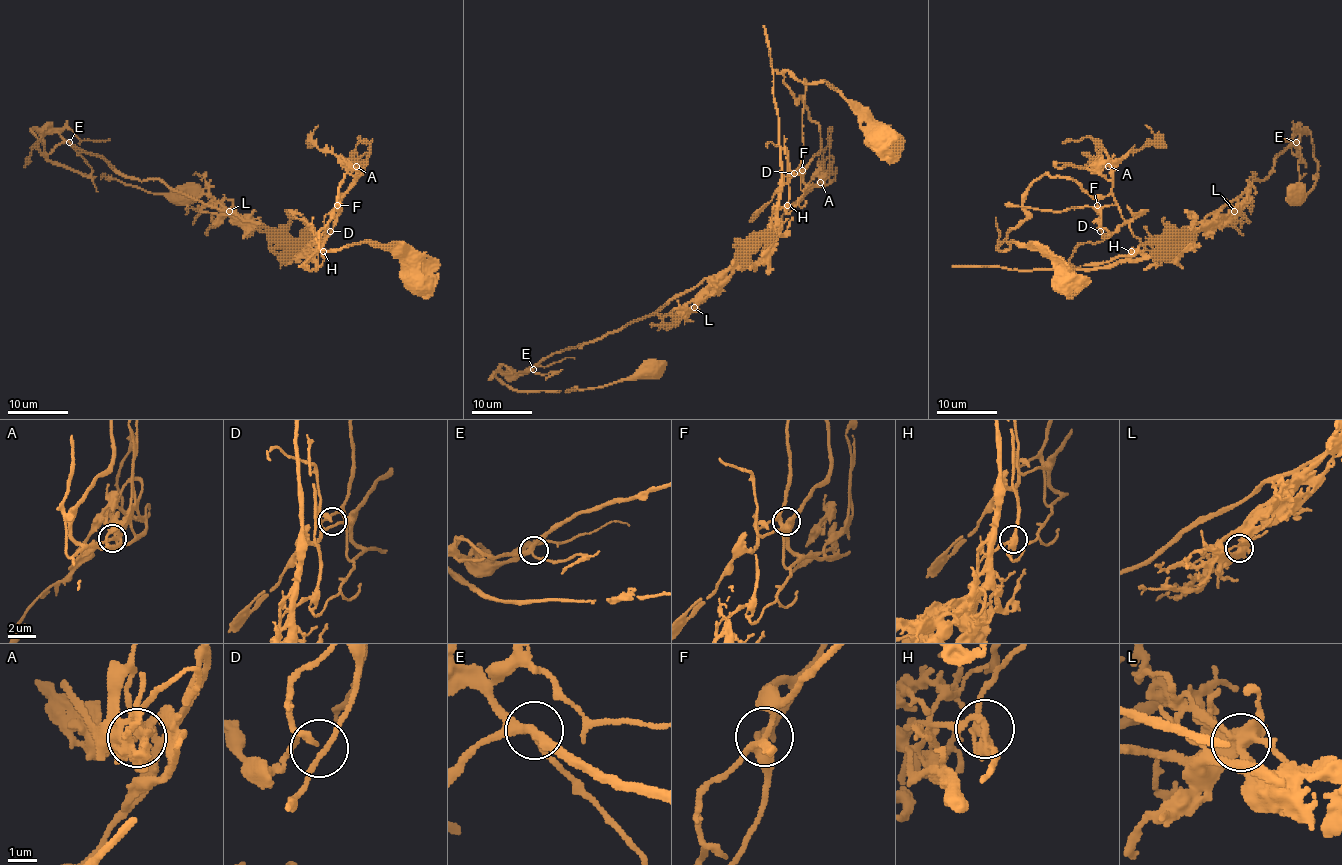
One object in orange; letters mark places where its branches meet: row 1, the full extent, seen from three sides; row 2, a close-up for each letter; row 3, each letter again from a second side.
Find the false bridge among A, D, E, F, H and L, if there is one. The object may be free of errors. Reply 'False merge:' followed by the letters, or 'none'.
False merge: L

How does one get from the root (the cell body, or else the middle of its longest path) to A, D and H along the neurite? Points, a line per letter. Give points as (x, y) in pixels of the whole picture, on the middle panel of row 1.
A: (656, 369), (568, 391), (514, 391), (496, 375), (601, 339), (721, 276), (820, 182)
D: (656, 369), (568, 391), (514, 391), (496, 375), (601, 339), (721, 276), (797, 203), (794, 173)
H: (656, 369), (568, 391), (514, 391), (496, 375), (502, 365), (529, 371), (601, 339), (721, 276), (787, 205)

